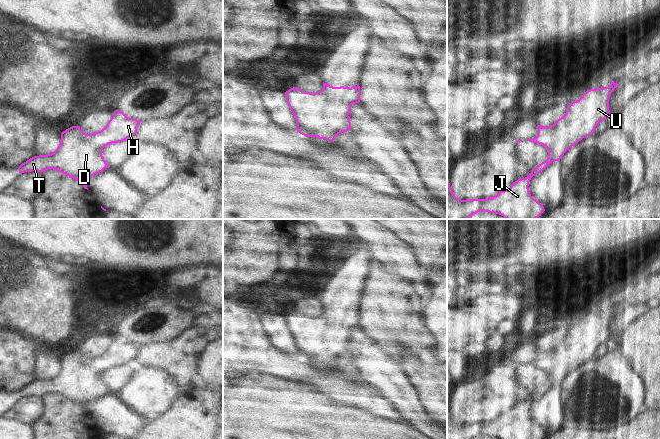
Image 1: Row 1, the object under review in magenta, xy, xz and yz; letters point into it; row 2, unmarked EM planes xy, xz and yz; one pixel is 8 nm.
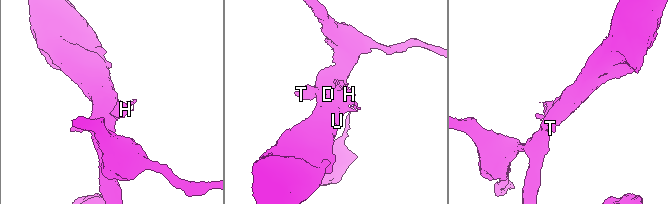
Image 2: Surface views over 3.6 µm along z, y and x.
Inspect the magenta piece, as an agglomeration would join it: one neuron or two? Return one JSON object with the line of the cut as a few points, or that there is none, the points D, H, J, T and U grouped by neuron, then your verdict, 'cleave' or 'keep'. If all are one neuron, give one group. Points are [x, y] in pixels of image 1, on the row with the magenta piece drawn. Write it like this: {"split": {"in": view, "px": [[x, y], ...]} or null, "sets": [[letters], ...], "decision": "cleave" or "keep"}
{"split": null, "sets": [["D", "H", "J", "T", "U"]], "decision": "keep"}

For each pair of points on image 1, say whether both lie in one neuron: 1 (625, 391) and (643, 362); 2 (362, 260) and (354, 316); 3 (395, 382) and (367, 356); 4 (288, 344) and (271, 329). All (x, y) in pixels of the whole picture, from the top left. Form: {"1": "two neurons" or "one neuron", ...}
{"1": "two neurons", "2": "one neuron", "3": "one neuron", "4": "one neuron"}

